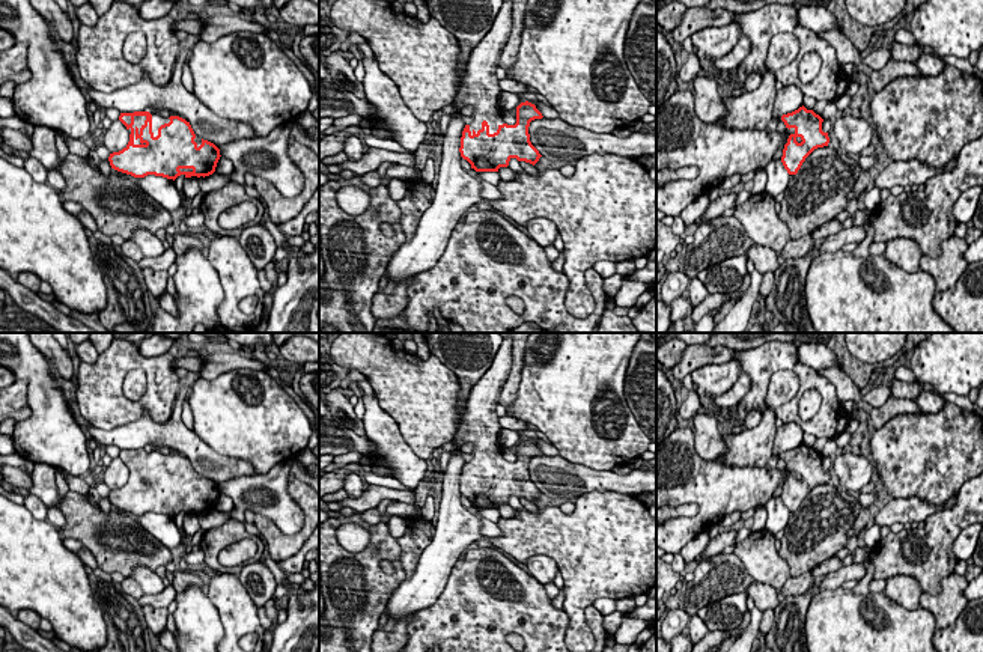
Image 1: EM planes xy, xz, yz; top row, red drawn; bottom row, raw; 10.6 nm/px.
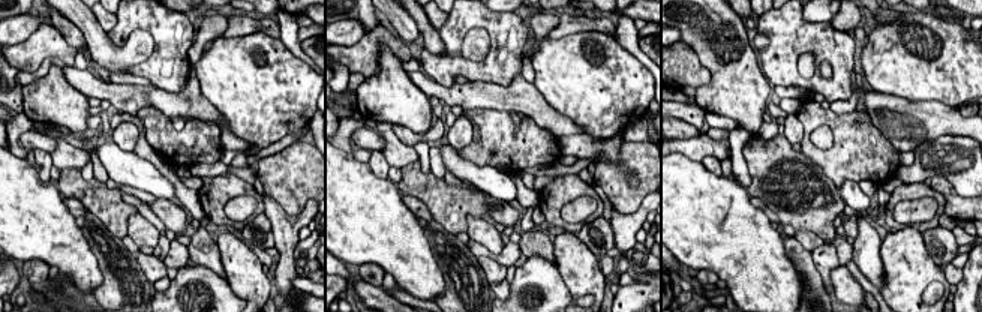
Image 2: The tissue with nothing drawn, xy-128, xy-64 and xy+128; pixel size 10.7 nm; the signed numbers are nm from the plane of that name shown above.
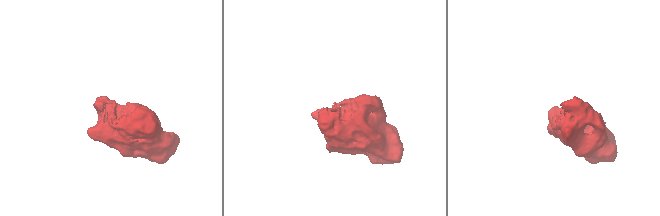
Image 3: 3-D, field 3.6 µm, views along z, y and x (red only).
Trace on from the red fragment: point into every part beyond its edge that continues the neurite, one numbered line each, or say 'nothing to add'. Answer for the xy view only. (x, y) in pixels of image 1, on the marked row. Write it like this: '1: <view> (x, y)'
1: xy (139, 121)

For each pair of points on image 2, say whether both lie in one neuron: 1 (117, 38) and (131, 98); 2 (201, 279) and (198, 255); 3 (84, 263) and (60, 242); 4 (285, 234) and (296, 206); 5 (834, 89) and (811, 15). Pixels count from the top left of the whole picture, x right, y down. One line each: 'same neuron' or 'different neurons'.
1: different neurons
2: different neurons
3: same neuron
4: different neurons
5: different neurons

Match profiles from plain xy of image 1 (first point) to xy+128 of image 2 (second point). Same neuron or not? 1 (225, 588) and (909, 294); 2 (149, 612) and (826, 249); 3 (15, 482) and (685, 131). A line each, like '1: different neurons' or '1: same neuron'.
1: same neuron
2: different neurons
3: same neuron

